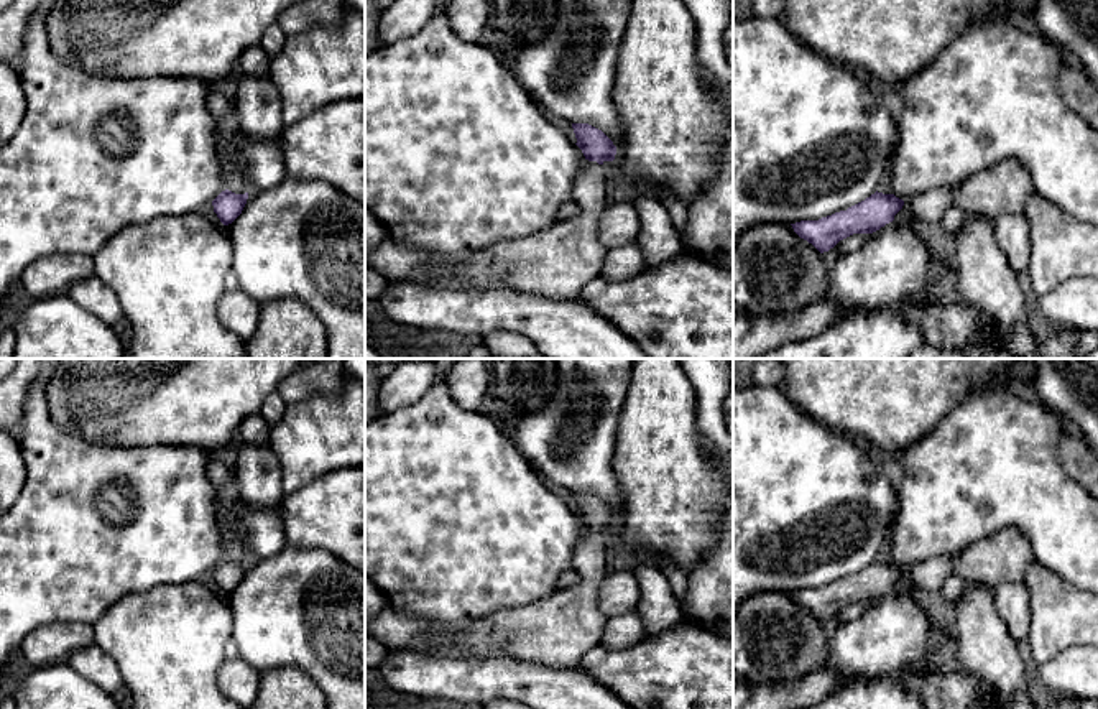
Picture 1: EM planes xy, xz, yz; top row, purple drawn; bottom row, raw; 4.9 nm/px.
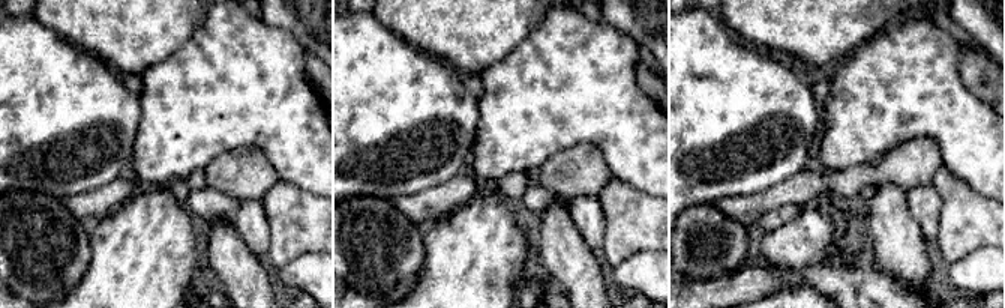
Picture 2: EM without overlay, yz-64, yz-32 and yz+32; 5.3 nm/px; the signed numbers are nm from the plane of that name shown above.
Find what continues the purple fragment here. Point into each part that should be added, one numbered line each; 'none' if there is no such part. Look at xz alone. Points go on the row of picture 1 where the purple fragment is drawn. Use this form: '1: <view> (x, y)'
1: xz (556, 264)

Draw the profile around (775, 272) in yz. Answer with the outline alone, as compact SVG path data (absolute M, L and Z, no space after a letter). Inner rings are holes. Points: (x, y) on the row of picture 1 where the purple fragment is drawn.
M759 224L736 239L733 248L733 304L740 311L763 317L796 314L830 296L832 290L833 278L822 253L812 243L800 239L791 224Z

